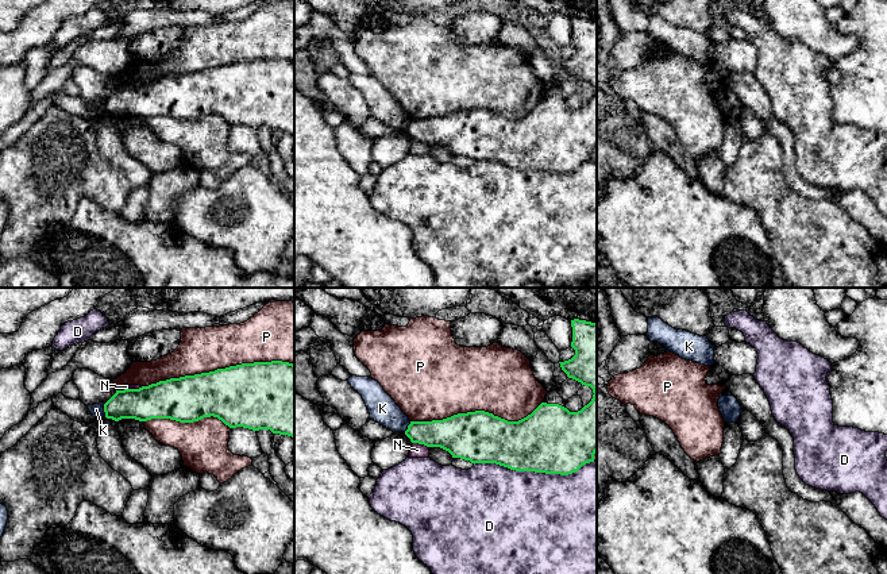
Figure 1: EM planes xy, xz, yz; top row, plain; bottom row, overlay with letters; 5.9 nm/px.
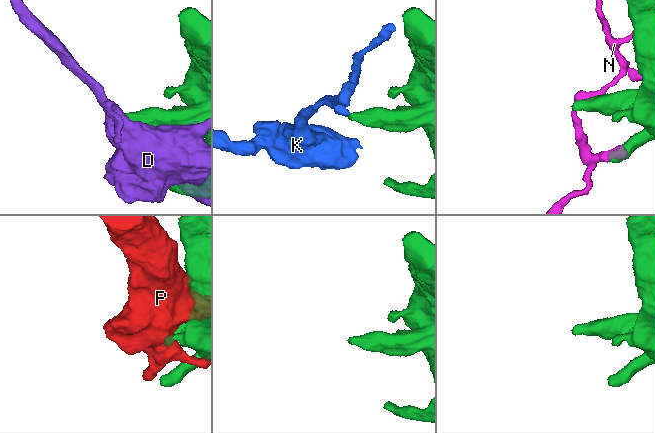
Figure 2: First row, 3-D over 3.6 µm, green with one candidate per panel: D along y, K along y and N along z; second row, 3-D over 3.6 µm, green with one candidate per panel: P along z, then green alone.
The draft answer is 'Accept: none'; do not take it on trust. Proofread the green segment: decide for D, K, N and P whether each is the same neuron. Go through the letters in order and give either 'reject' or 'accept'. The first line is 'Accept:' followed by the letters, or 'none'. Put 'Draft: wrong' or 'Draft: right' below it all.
Accept: none
D: reject
K: reject
N: reject
P: reject
Draft: right

